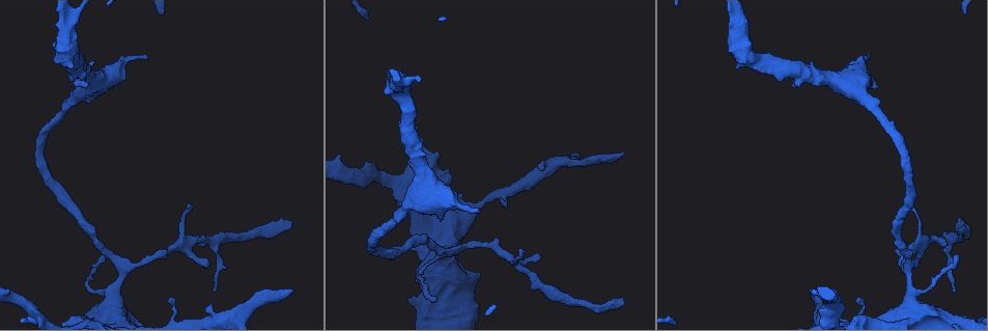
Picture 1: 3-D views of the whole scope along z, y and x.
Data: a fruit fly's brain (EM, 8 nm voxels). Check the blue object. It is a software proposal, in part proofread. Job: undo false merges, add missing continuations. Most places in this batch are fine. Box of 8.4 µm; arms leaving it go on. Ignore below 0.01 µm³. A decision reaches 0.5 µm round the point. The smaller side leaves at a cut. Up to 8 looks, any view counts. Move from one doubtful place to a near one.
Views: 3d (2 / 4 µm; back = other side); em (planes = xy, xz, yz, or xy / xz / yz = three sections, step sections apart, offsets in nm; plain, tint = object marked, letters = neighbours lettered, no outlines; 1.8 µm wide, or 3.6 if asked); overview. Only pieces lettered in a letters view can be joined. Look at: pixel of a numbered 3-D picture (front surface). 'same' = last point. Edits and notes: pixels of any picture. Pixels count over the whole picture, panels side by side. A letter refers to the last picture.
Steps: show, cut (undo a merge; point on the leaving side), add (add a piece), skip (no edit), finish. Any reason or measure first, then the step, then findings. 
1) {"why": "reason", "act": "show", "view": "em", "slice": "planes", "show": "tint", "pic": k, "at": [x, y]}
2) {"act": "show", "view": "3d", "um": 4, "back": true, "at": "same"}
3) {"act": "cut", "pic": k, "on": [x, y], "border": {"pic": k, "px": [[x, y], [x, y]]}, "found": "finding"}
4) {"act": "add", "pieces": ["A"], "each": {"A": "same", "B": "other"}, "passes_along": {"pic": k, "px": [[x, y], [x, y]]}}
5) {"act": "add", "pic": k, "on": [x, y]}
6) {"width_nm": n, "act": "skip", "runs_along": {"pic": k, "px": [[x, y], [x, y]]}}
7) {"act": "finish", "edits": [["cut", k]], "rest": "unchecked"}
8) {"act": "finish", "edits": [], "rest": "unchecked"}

{"why": "long arm stops here", "act": "show", "view": "3d", "um": 4, "back": true, "pic": 1, "at": [621, 153]}

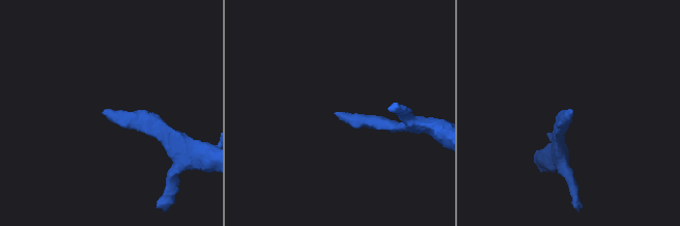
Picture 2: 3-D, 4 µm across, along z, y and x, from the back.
{"act": "show", "view": "em", "slice": "xz", "step": 16, "show": "tint", "pic": 2, "at": [105, 112]}

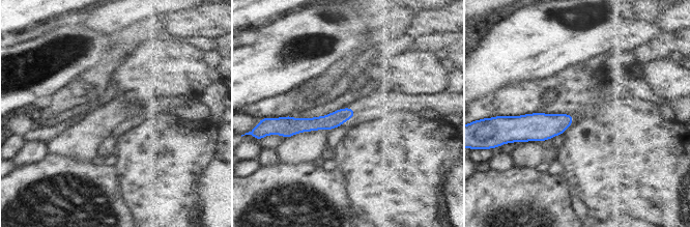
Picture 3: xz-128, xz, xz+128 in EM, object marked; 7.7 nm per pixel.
{"why": "cut it another way", "act": "show", "view": "em", "slice": "planes", "show": "letters", "at": "same"}

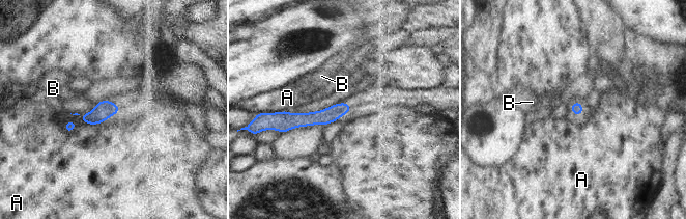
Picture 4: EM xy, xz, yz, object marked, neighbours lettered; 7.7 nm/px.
{"act": "skip", "each": {"A": "other", "B": "other"}, "border": {"pic": 4, "px": [[120, 107], [96, 124], [69, 113]]}, "found": "none of them fits"}

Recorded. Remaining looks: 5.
{"why": "thin end", "act": "show", "view": "3d", "um": 4, "pic": 1, "at": [436, 298]}

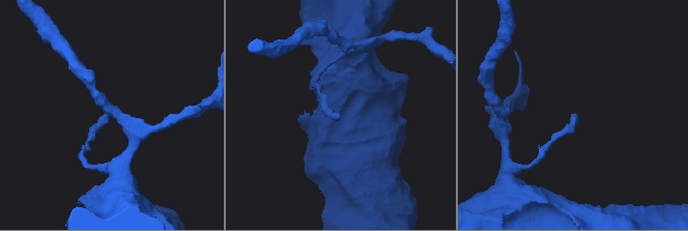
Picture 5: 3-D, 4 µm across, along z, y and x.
{"why": "need the tissue", "act": "show", "view": "em", "slice": "planes", "show": "letters", "pic": 5, "at": [574, 115]}

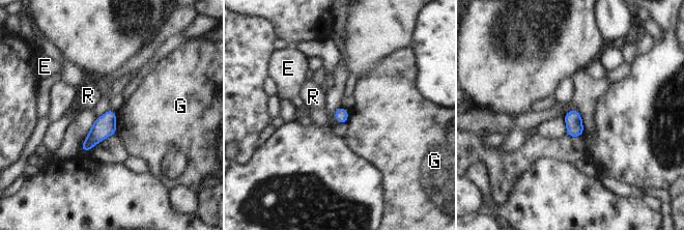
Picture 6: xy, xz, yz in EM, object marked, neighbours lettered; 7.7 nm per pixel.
{"act": "skip", "each": {"E": "other", "G": "other", "R": "other"}, "border": {"pic": 6, "px": [[115, 113], [116, 133]]}, "found": "no lettered piece goes on from it"}

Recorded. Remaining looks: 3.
{"why": "branch stops here", "act": "show", "view": "3d", "um": 4, "pic": 1, "at": [214, 292]}

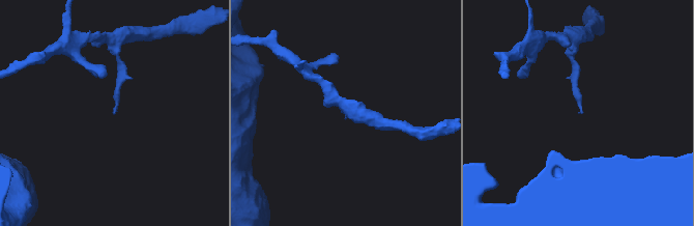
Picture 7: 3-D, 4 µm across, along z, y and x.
{"act": "show", "view": "em", "slice": "xz", "step": 16, "show": "tint", "pic": 7, "at": [581, 113]}

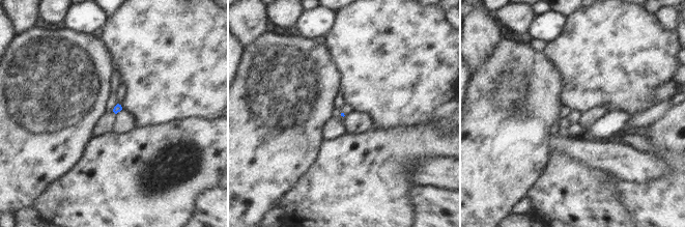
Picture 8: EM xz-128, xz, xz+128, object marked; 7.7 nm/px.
{"why": "another direction", "act": "show", "view": "em", "slice": "planes", "show": "letters", "at": "same"}

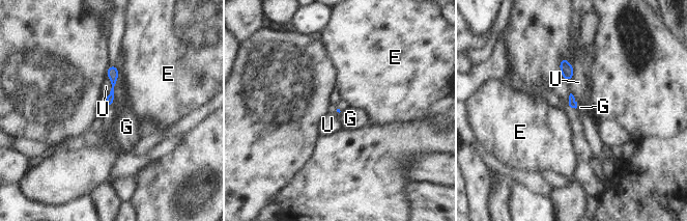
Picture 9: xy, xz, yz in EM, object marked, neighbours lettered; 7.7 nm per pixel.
{"act": "skip", "each": {"E": "other", "G": "other", "U": "other"}, "found": "no lettered piece goes on from it"}

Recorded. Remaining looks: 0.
{"act": "finish", "edits": [], "rest": "unchecked"}

